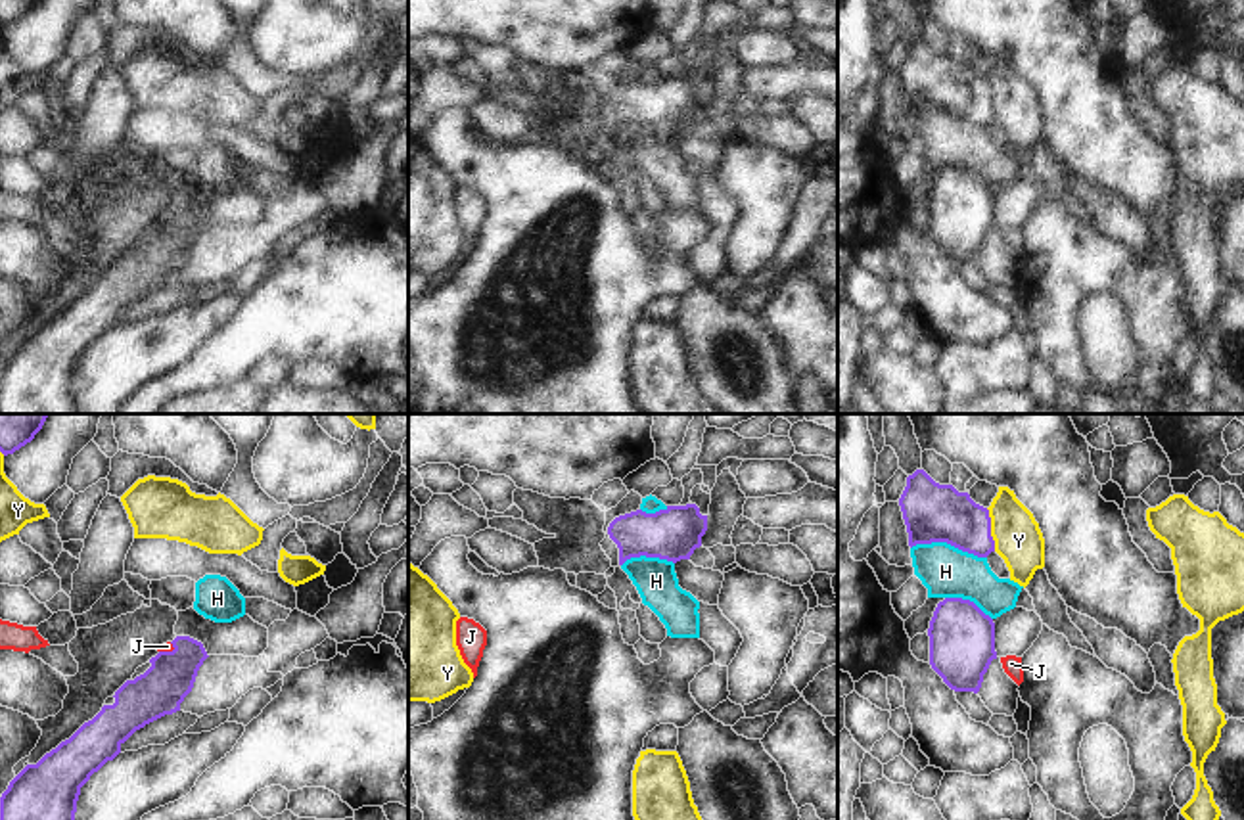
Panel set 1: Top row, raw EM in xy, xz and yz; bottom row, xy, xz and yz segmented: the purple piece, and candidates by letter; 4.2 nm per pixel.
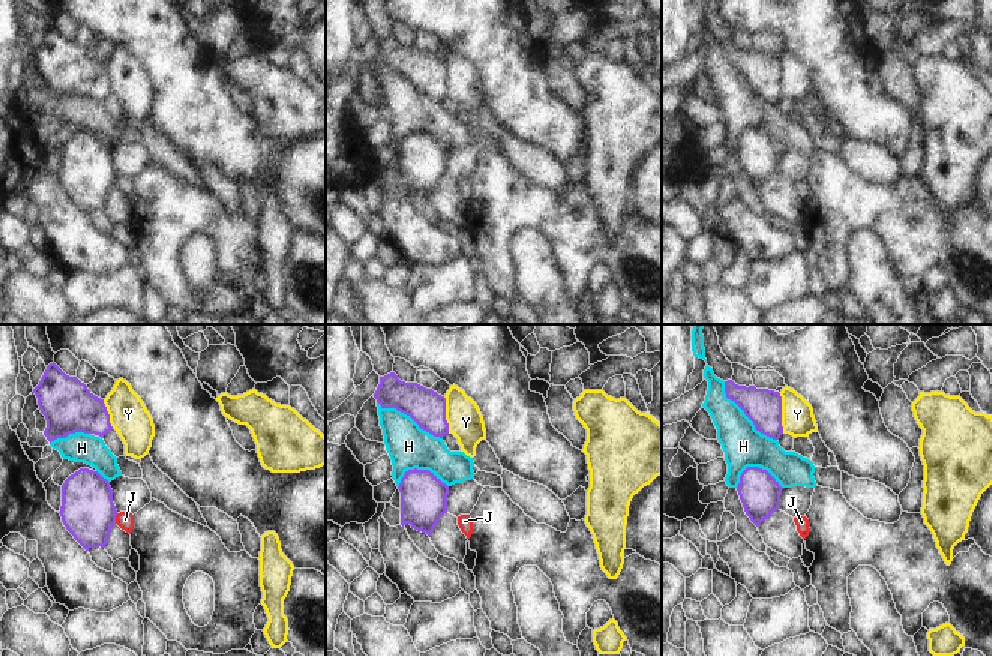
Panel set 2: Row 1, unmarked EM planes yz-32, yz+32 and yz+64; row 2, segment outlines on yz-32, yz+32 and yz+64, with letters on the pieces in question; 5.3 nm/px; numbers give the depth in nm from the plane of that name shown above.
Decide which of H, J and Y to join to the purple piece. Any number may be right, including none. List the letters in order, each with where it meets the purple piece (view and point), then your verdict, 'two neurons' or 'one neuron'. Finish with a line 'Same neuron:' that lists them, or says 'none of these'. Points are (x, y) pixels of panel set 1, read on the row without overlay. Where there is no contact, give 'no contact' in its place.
H: contact yz (949, 113); two neurons
J: contact xy (167, 223); two neurons
Y: contact yz (990, 100); two neurons
Same neuron: none of these

